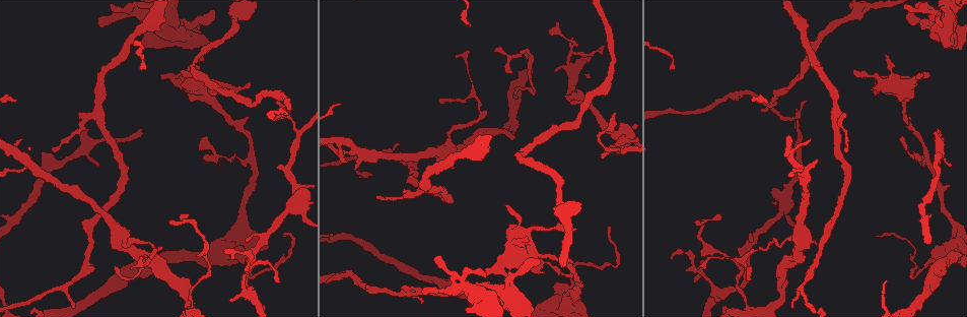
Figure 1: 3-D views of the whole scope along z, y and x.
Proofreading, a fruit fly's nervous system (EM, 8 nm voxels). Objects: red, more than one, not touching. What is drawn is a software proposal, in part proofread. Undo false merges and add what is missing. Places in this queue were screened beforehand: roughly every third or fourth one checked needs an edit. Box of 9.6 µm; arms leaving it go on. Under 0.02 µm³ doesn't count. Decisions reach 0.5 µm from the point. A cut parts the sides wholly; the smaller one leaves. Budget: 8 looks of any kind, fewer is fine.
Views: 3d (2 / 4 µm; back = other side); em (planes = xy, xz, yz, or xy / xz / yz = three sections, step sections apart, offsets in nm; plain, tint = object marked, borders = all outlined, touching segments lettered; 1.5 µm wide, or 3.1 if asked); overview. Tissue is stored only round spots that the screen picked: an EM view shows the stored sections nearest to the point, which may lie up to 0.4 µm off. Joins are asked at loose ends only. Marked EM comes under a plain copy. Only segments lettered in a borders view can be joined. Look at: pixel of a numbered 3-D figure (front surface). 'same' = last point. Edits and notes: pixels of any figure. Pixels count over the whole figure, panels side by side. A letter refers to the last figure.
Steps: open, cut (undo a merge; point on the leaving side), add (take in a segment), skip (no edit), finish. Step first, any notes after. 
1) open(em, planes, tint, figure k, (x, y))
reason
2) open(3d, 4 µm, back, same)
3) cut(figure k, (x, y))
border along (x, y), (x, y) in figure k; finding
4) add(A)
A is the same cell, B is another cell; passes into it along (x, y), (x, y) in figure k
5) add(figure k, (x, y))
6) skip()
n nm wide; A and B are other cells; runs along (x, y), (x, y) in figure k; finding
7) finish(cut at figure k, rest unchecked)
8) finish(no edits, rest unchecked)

open(3d, 2 µm, figure 1, (846, 17))
thick turns thin

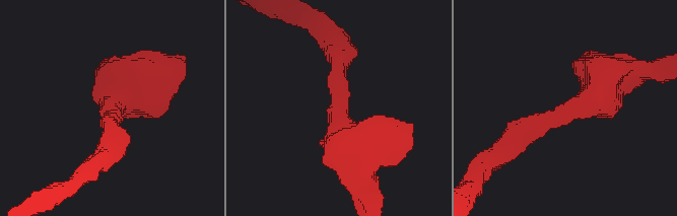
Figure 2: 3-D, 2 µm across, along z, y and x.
open(em, xz, step 8, borders, figure 2, (569, 110))
need the tissue

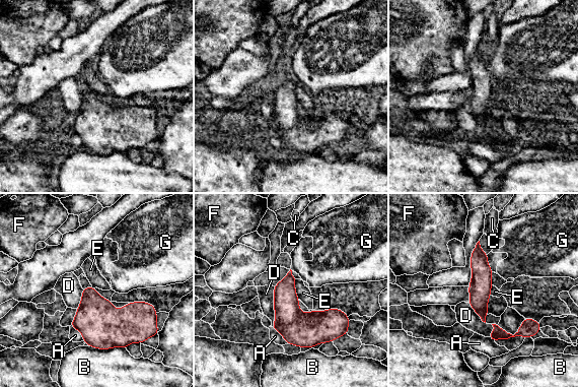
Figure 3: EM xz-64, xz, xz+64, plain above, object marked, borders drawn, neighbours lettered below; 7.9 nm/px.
skip()
A, B, C, D, E, F and G are other cells; runs along (478, 247), (480, 306), (483, 316) in figure 3; all the same neuron

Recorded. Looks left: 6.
open(em, planes, borders, figure 1, (922, 76))
branch stops here

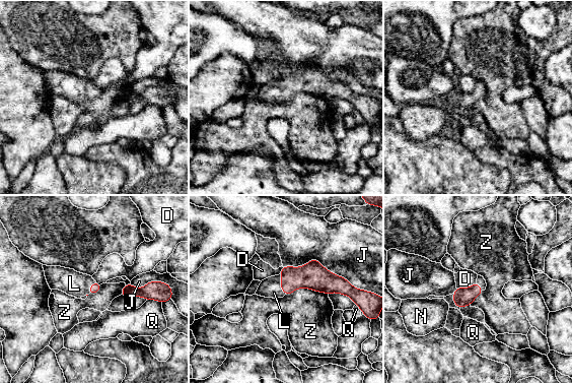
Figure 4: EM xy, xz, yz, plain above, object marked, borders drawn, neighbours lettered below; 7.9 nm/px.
add(L)
J touches over 600 nm; L is the same cell, D, J, N, Q and Z are other cells; the neuron continues

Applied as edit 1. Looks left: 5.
open(overview)

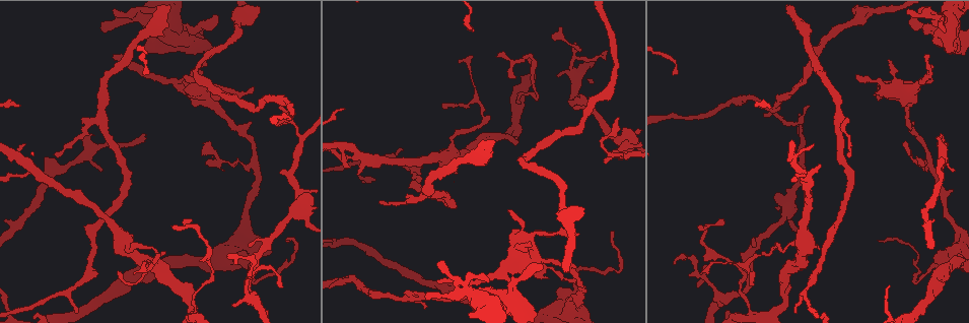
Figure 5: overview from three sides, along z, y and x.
open(3d, 4 µm, figure 5, (100, 29))
an open end

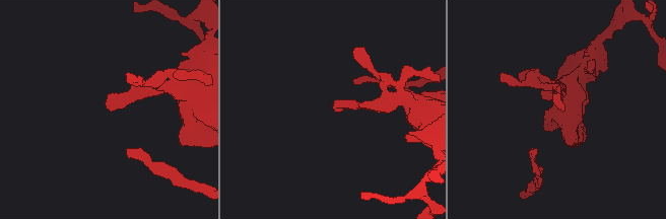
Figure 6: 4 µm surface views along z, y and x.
open(em, planes, borders, figure 6, (106, 107))
need the tissue

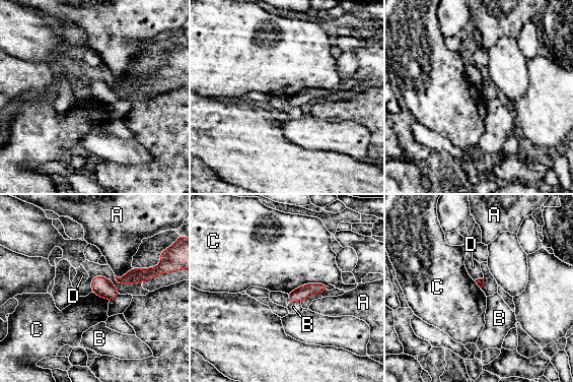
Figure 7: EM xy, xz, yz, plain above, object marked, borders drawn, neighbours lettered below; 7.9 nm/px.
skip()
A, B, C and D are other cells; runs along (325, 287), (308, 289), (290, 297) in figure 7; none of them fits

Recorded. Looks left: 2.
finish(add at figure 4, rest unchecked)

